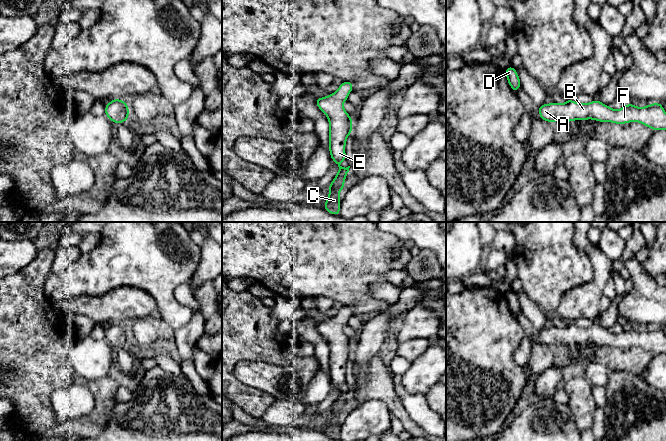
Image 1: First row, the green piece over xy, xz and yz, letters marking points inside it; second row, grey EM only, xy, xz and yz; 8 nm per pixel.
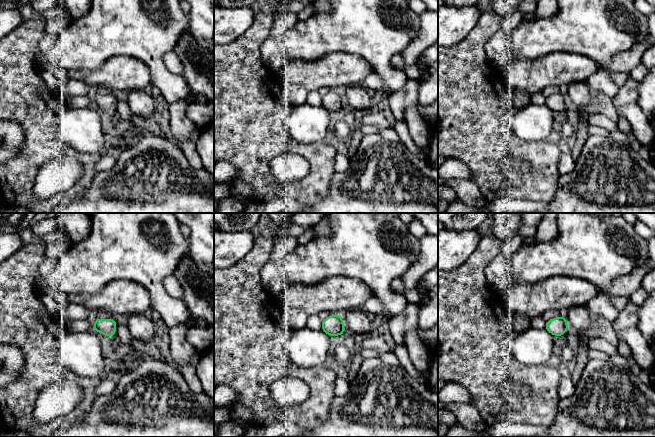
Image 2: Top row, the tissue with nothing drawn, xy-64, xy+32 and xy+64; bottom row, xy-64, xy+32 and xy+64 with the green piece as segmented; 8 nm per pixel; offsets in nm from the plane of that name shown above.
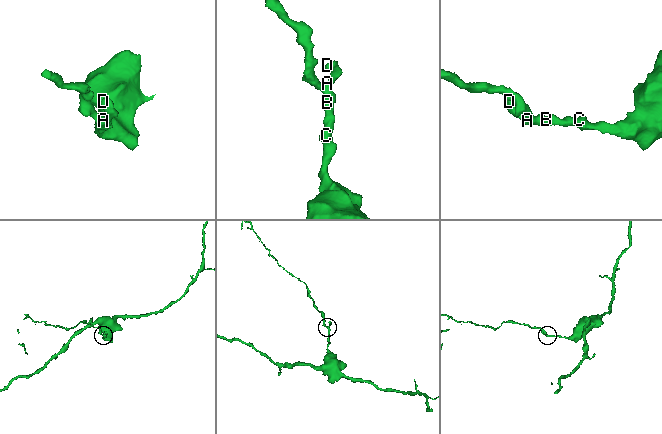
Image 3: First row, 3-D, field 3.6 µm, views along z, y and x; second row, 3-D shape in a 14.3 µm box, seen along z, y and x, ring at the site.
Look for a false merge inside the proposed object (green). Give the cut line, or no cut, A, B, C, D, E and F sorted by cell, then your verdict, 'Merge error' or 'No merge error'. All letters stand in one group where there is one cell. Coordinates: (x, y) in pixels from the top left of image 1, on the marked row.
No split. Groups: A B C D E F. No merge error

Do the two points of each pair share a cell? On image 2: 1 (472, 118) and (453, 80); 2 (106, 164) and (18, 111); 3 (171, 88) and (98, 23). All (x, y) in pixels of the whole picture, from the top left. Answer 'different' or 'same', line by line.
1: same
2: different
3: same

